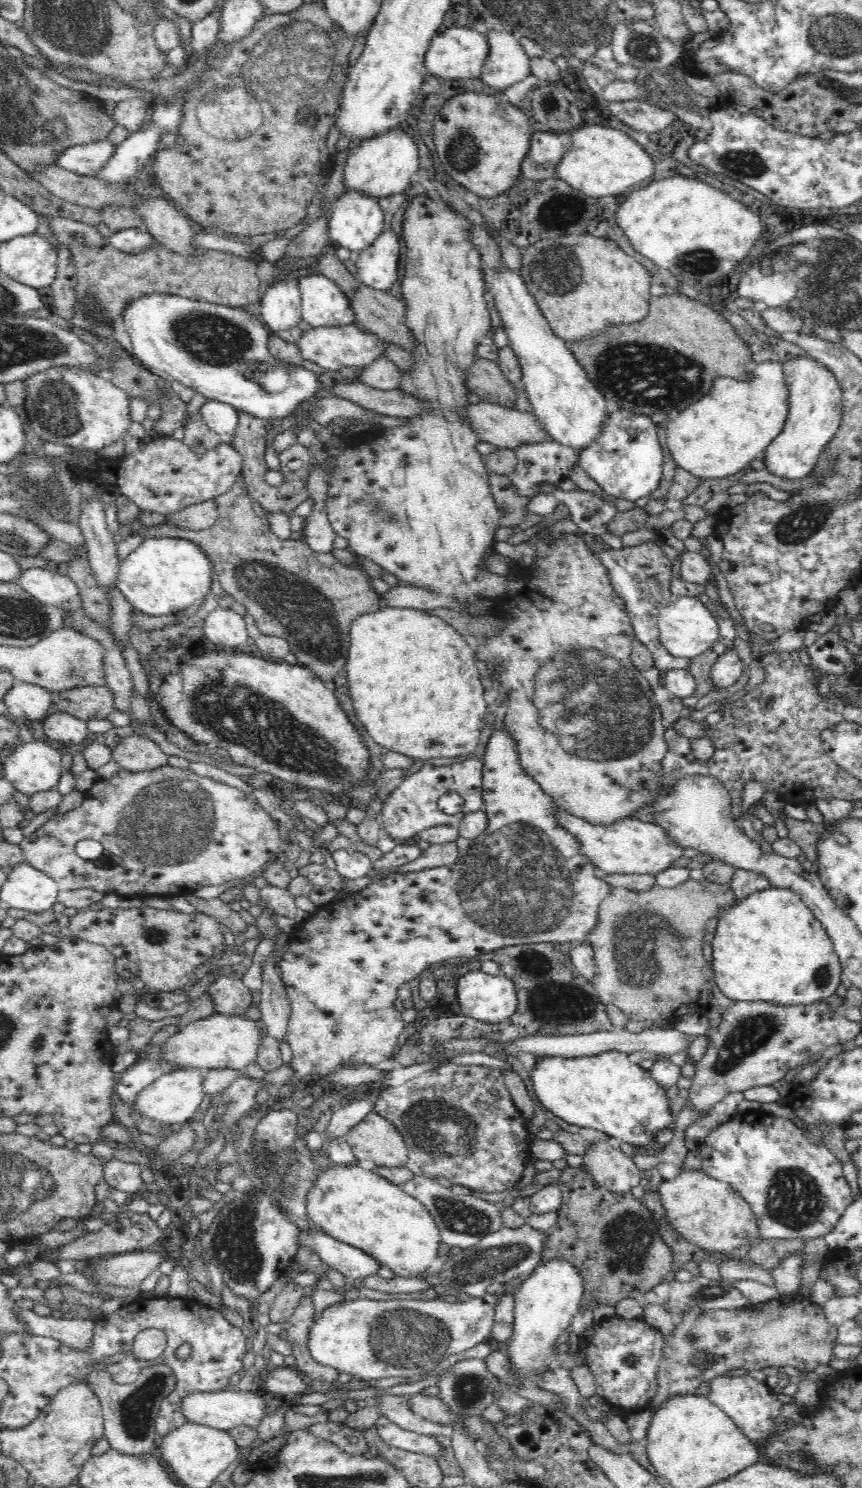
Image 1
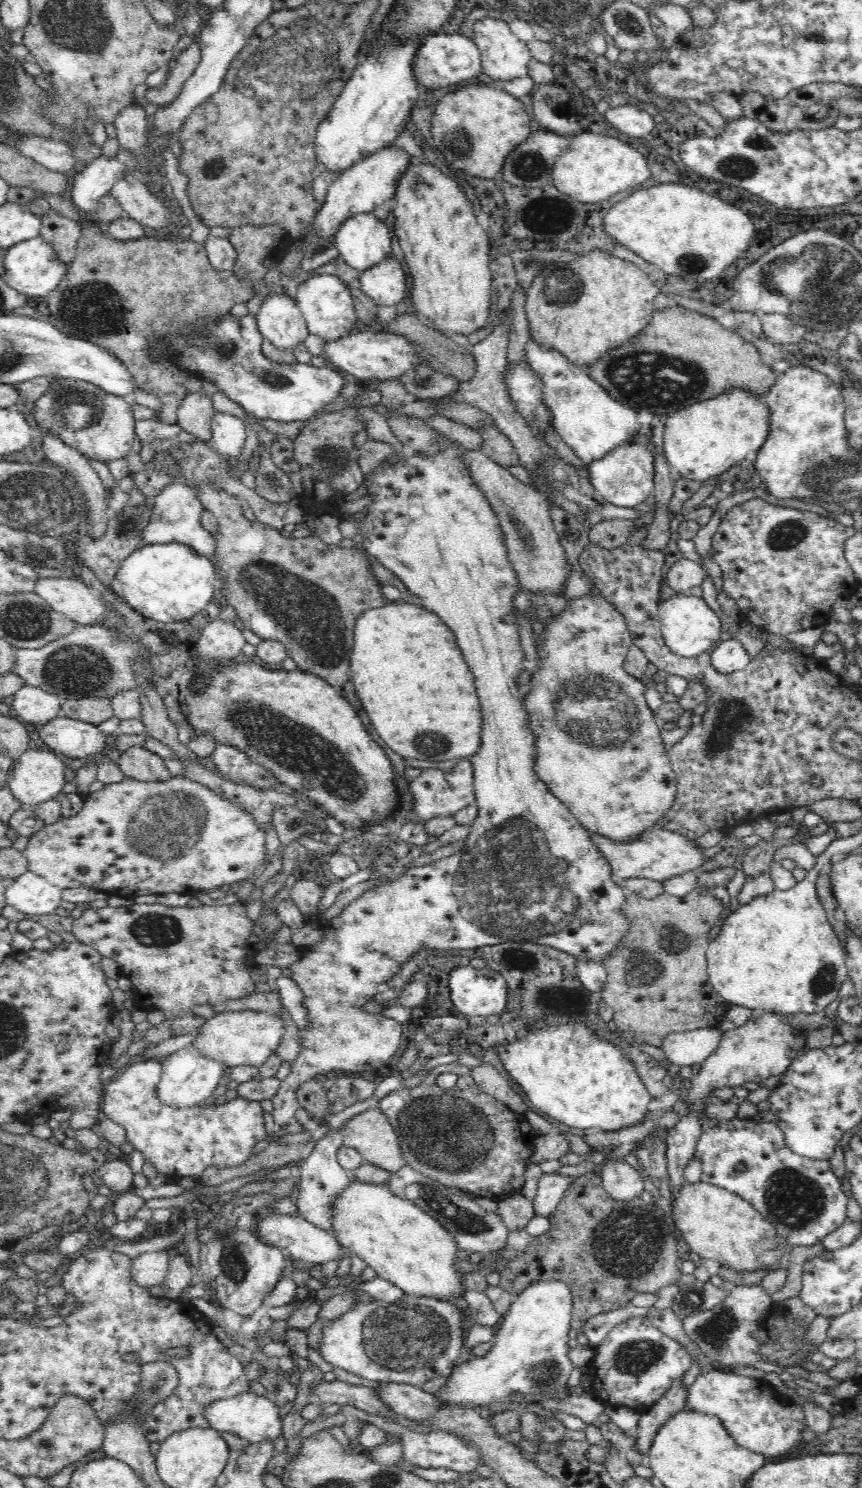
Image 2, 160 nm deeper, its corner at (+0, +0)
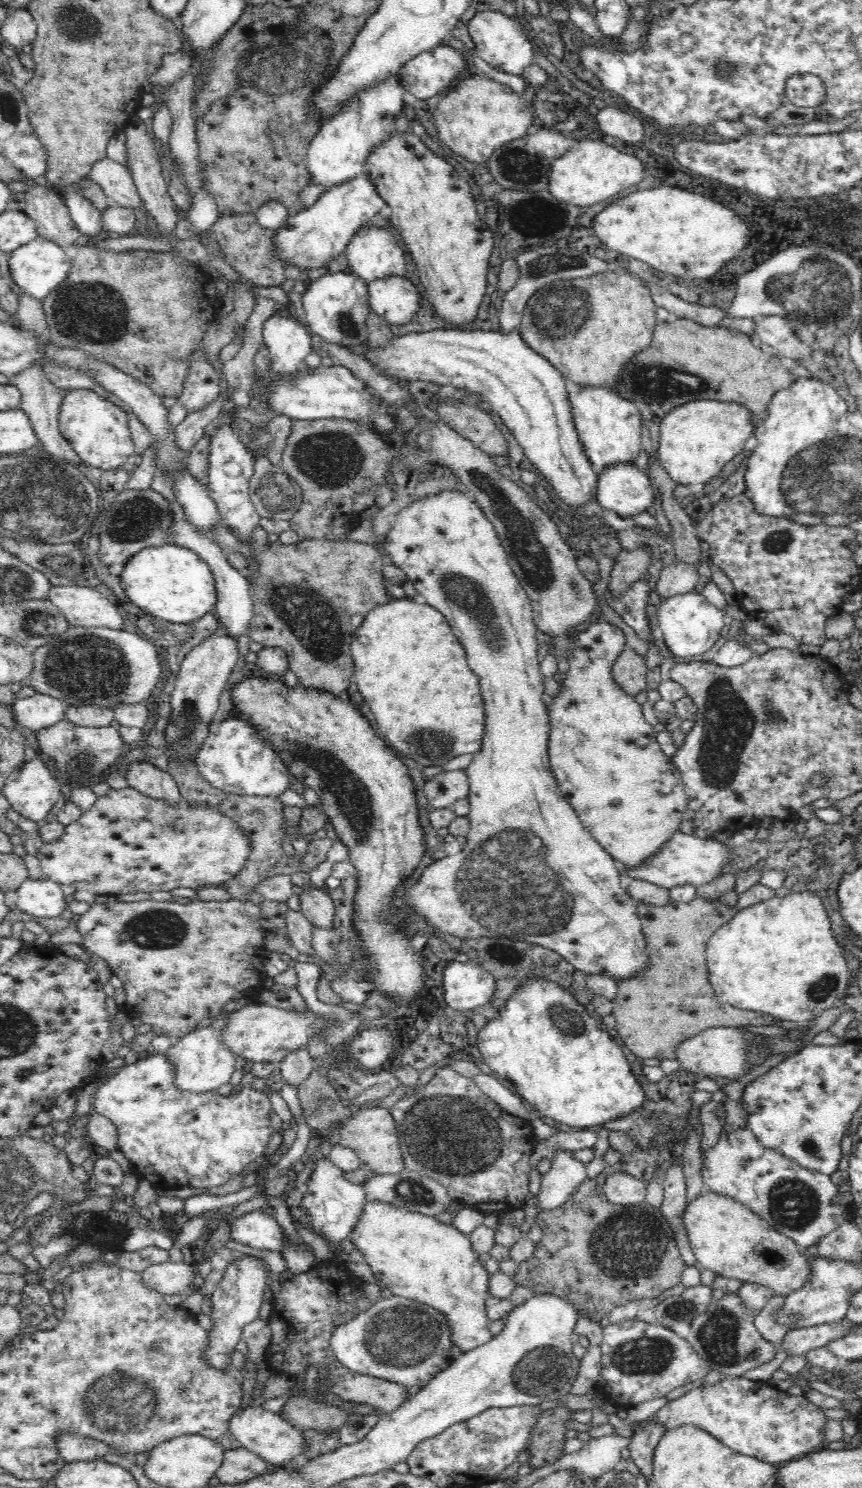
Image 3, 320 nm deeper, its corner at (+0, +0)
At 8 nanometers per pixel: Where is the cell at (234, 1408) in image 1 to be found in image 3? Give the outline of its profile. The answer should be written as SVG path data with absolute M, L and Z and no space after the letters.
M247 1406L232 1414L230 1418L230 1434L239 1441L241 1447L254 1452L261 1457L269 1466L276 1465L281 1467L285 1463L292 1463L295 1459L304 1458L305 1439L302 1432L294 1428L285 1418L282 1418L278 1412L268 1411L262 1406Z

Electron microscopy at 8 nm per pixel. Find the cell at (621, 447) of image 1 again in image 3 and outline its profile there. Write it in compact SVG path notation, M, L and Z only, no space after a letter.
M612 464L599 474L597 499L602 509L614 511L620 518L645 514L656 500L650 479L634 464Z

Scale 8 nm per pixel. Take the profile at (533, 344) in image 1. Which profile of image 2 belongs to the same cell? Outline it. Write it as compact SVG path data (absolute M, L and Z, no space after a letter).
M531 336L526 344L526 352L528 365L542 380L542 397L548 405L548 411L552 413L554 430L572 448L586 468L594 460L600 460L614 448L622 446L634 432L640 430L644 415L614 400L586 369L578 368L561 352L538 344Z

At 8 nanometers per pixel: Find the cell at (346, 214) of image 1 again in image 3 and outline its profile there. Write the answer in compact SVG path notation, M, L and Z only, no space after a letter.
M371 223L358 228L354 238L346 246L345 254L348 260L348 271L366 283L382 280L388 276L404 276L410 265L407 252L400 248L392 233L386 228L378 228Z

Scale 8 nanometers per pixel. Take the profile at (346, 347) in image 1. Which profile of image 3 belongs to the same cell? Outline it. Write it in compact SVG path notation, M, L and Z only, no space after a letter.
M437 329L428 332L410 332L396 336L386 344L386 348L367 351L365 356L374 368L393 379L407 381L425 380L440 386L455 386L458 389L477 394L481 400L489 403L501 425L509 428L523 448L525 457L533 461L536 472L545 479L553 497L558 503L578 510L584 508L597 488L599 474L594 473L590 458L582 450L578 431L574 427L574 413L570 407L568 391L563 374L548 362L541 354L534 352L519 331L502 333L484 330L450 330Z

